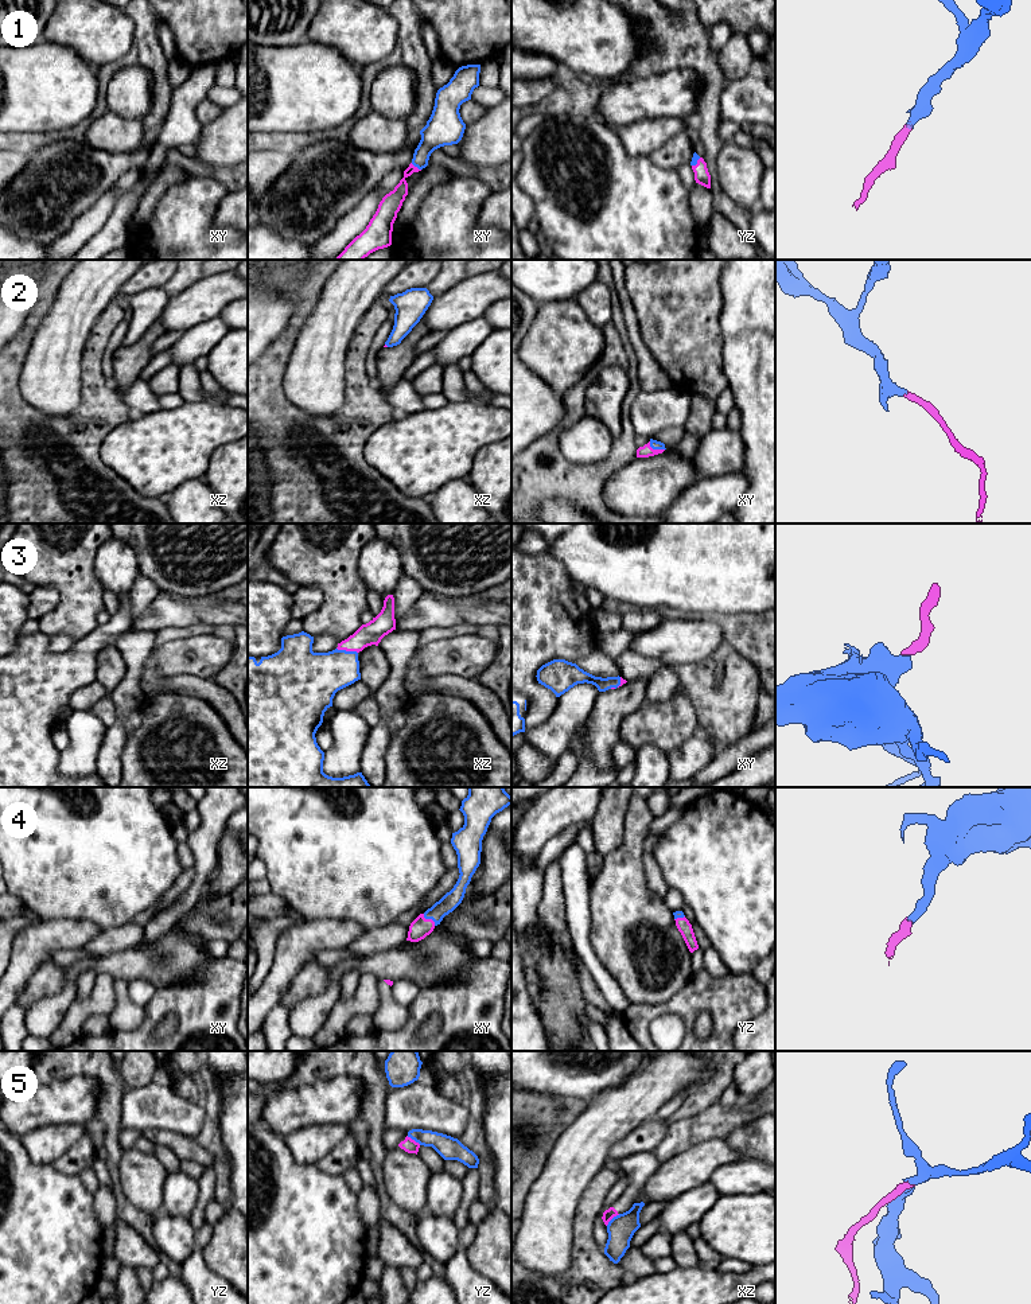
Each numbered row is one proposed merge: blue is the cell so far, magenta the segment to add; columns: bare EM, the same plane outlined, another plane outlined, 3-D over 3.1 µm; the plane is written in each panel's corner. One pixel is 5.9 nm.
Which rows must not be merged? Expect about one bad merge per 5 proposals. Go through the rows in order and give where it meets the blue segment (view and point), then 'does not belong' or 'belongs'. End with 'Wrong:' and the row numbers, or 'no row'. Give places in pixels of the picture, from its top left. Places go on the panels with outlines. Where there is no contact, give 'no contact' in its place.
1: contact xy (416, 166); belongs
2: contact xy (656, 448); belongs
3: contact xz (347, 652); belongs
4: contact xy (430, 918); belongs
5: contact xz (613, 1218); does not belong
Wrong: 5

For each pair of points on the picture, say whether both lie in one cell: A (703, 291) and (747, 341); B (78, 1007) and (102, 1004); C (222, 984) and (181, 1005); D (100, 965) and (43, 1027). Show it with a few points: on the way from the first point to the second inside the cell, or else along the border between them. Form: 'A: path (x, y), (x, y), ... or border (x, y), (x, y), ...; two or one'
A: border (719, 280), (723, 299), (720, 314), (722, 343); two
B: path (84, 1007), (97, 1004); one
C: path (211, 995), (202, 1004), (191, 1004); one
D: path (81, 968), (72, 977), (69, 993), (54, 1008); one

